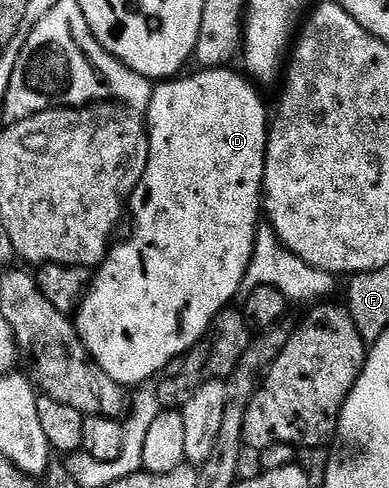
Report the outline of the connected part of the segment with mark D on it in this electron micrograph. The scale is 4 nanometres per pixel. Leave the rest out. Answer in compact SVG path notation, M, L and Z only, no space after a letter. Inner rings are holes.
M204 68L196 71L198 74L186 73L184 76L178 76L172 80L161 80L153 87L153 95L151 96L151 104L147 111L147 137L149 140L149 155L145 161L145 170L141 174L141 181L136 183L132 187L131 197L128 199L127 206L131 211L131 218L133 214L133 238L129 238L126 242L118 241L116 245L110 249L109 253L105 255L104 262L100 266L96 267L95 273L92 275L91 281L75 311L75 327L78 337L81 338L82 345L85 346L85 352L90 358L96 362L99 368L103 368L103 372L107 372L107 376L111 376L111 380L115 380L122 388L140 387L142 384L150 378L150 380L156 379L160 375L161 371L169 365L175 358L180 358L181 355L193 347L196 342L209 330L209 325L213 323L213 318L216 314L220 314L222 310L226 309L230 305L229 302L237 294L237 289L242 289L245 273L249 267L249 261L253 255L253 245L255 244L255 236L257 235L257 227L259 225L259 219L263 214L263 191L261 185L263 184L263 172L265 171L265 152L267 146L267 140L269 139L269 127L271 125L271 110L265 107L265 102L261 99L261 94L256 85L244 73L238 72L236 74L233 68L222 68L220 70L206 70Z

